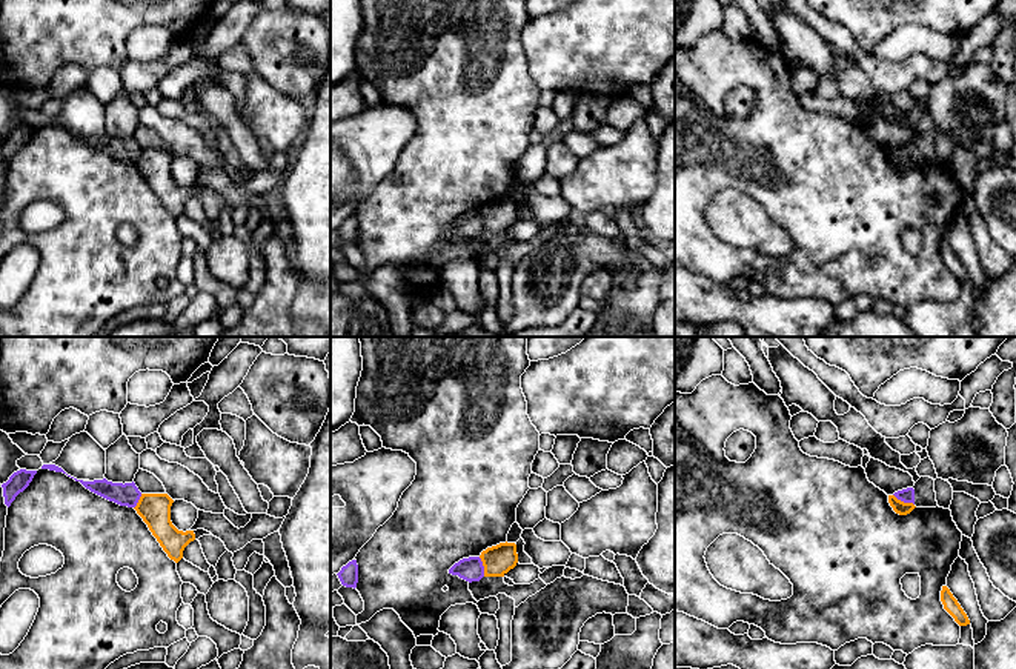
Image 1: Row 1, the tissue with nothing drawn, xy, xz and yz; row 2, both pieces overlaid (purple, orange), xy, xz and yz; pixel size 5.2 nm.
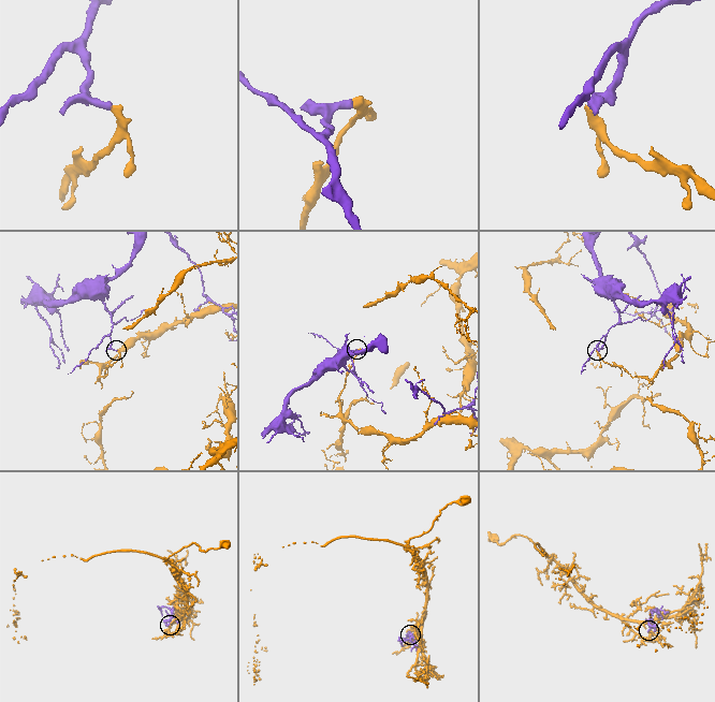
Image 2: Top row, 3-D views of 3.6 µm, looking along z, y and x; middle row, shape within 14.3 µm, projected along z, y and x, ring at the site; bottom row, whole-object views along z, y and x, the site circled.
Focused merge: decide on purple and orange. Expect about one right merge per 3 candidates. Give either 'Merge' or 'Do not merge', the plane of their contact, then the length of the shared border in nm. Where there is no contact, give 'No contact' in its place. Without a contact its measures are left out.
Do not merge. Touches purple in yz. Shared border 130 nm

